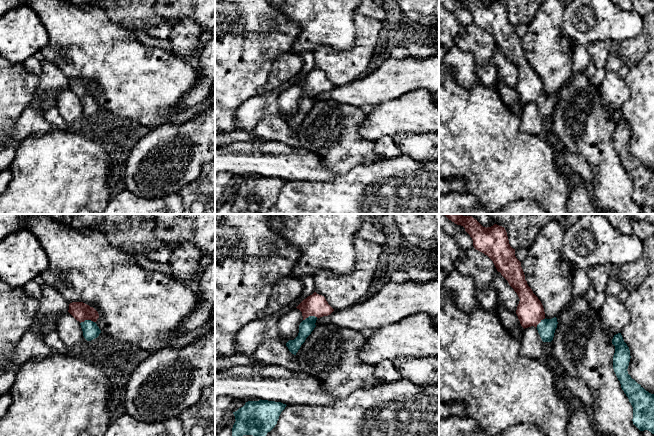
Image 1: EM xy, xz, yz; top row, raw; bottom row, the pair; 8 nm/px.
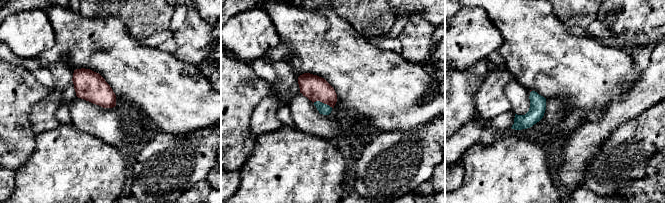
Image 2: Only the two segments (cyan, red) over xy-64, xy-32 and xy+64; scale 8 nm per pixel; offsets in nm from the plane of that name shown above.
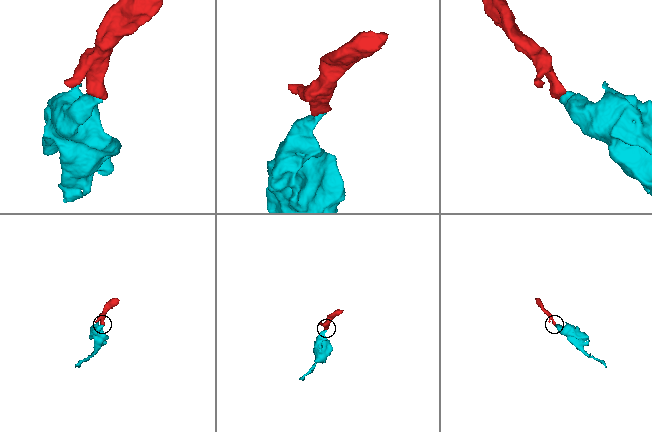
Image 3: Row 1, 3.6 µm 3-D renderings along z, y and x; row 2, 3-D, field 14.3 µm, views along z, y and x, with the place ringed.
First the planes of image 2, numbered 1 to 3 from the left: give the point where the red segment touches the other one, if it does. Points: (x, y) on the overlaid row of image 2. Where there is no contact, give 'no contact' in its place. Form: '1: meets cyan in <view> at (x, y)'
1: no contact
2: meets cyan in xy-32 at (323, 103)
3: no contact

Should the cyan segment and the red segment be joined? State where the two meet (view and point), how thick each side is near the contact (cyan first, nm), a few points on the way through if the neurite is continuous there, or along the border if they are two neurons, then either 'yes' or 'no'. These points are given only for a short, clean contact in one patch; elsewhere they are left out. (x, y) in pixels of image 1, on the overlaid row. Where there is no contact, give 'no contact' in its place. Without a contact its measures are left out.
xy (87, 320) | 130/150 nm | across xy (90, 329), (87, 320), (80, 311) | yes

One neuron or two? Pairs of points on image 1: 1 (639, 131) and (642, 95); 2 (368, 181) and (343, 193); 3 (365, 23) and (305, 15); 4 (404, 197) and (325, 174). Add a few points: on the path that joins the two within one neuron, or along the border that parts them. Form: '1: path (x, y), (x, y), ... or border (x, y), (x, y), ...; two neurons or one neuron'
1: path (639, 122), (639, 108), (642, 104); one neuron
2: path (362, 187), (356, 193), (349, 193); one neuron
3: border (354, 14), (354, 43), (352, 45); two neurons
4: border (339, 175), (329, 180), (313, 181); two neurons

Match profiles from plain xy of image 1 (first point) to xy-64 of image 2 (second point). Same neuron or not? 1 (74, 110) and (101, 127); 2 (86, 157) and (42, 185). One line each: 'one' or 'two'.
1: one
2: one

